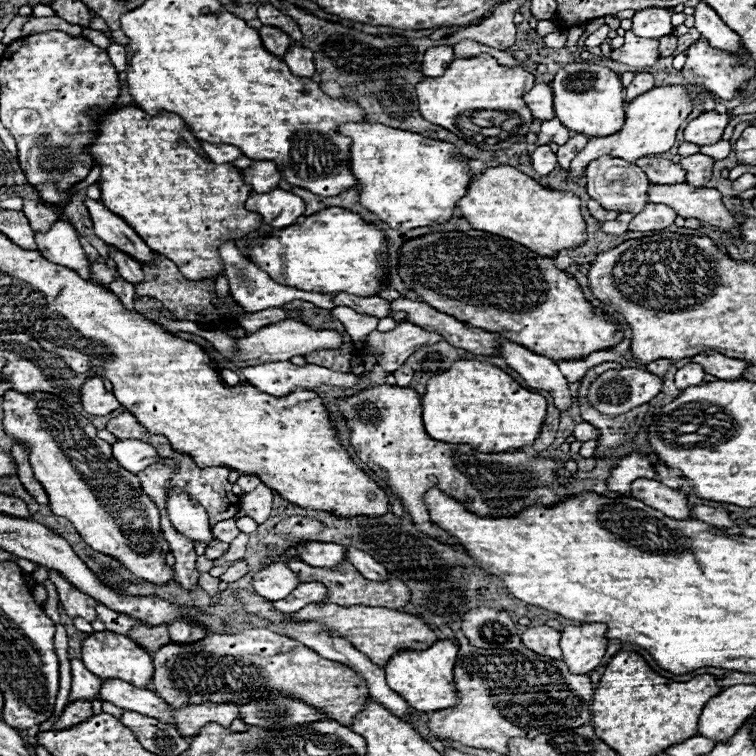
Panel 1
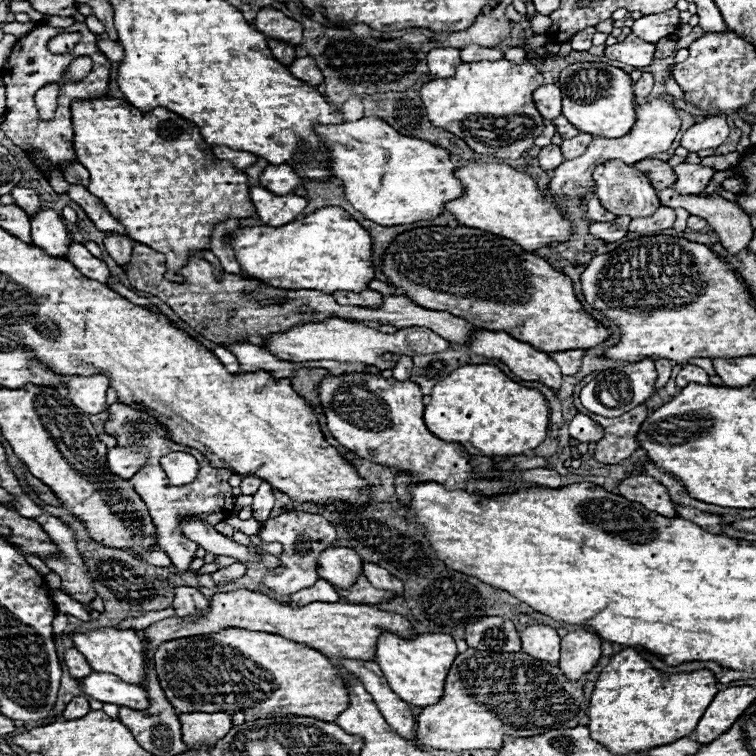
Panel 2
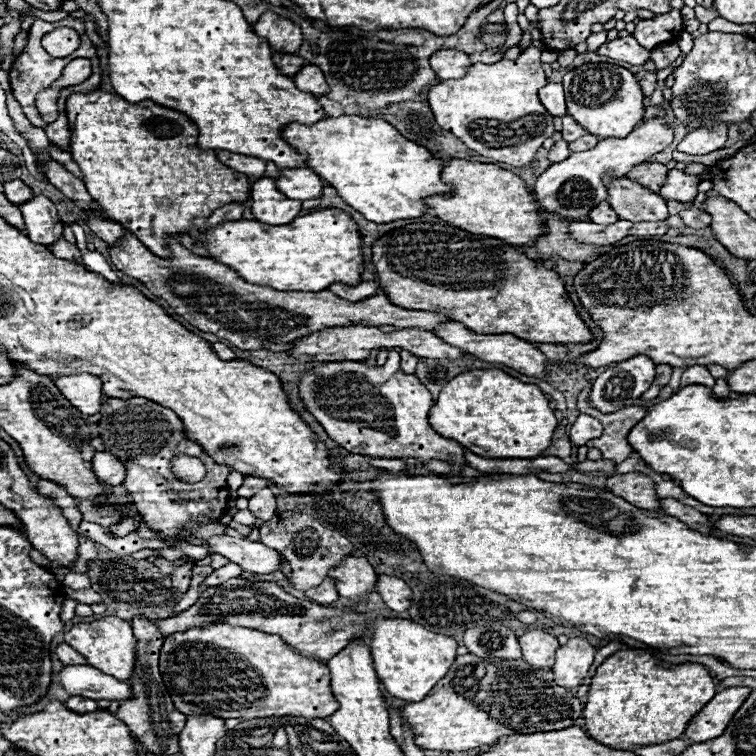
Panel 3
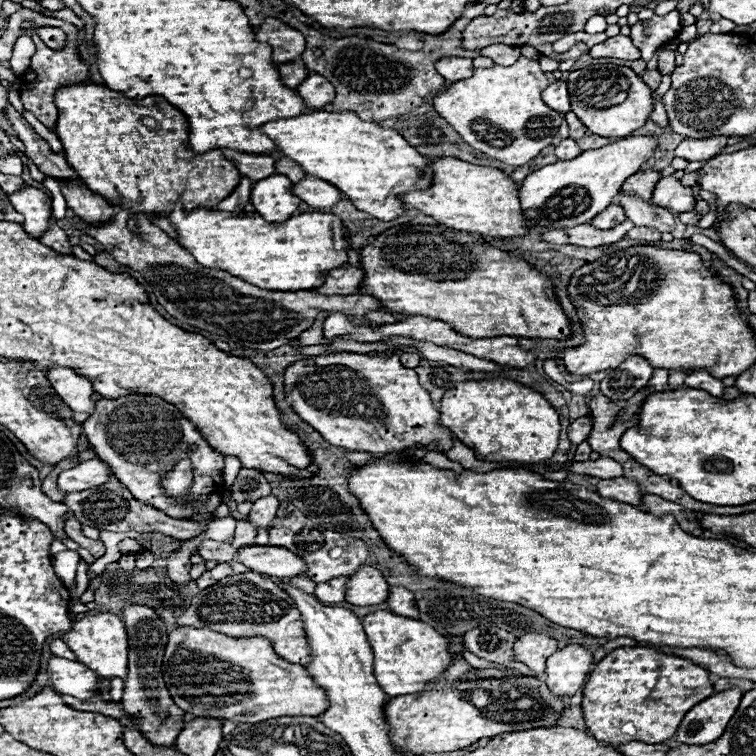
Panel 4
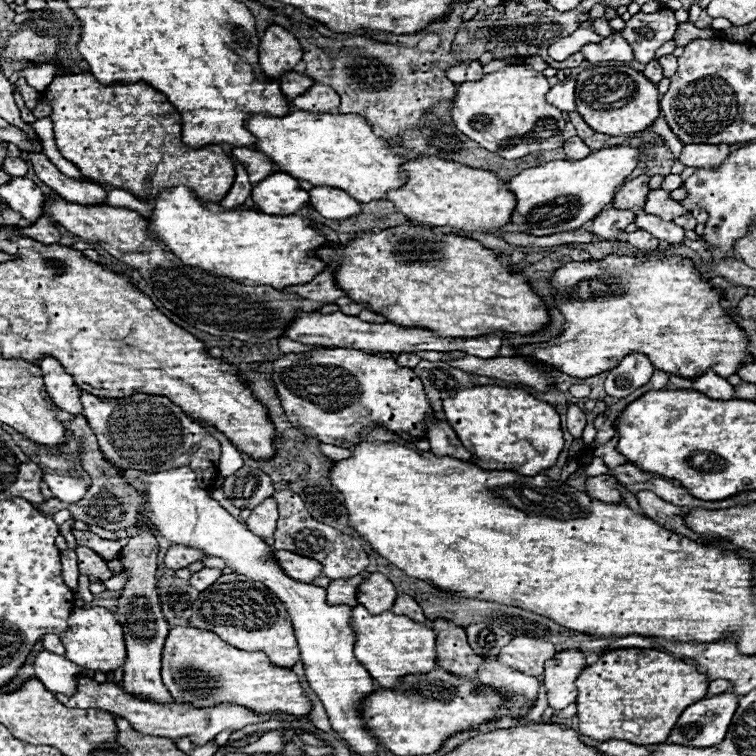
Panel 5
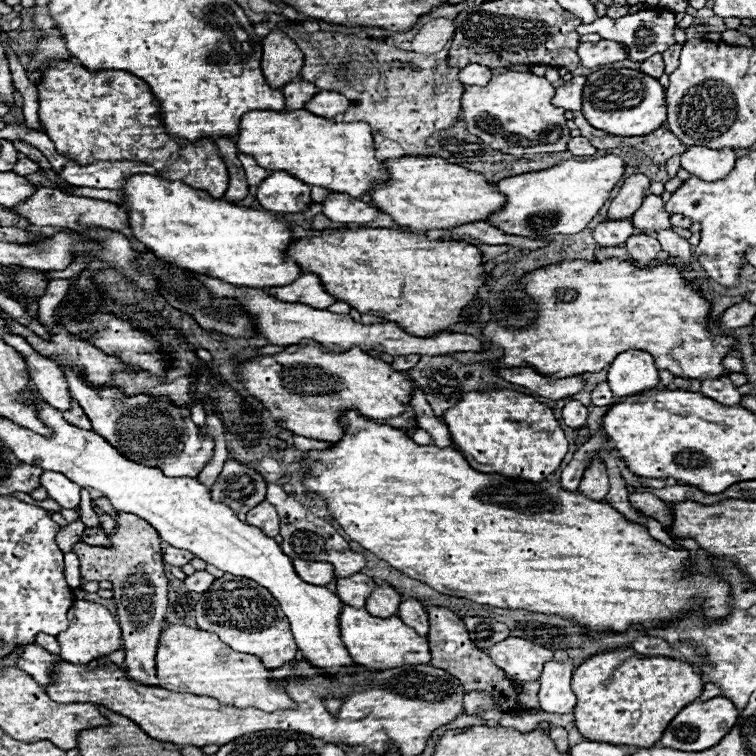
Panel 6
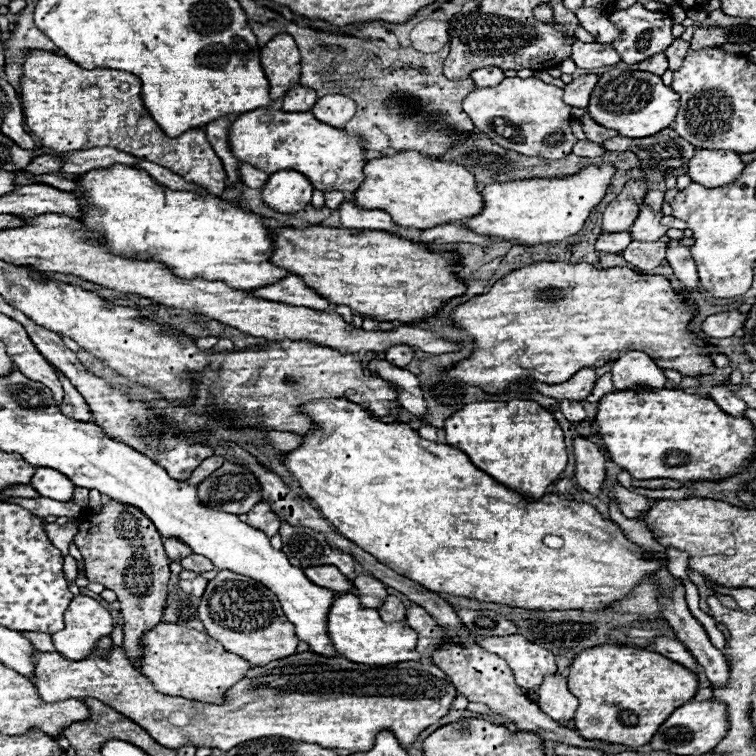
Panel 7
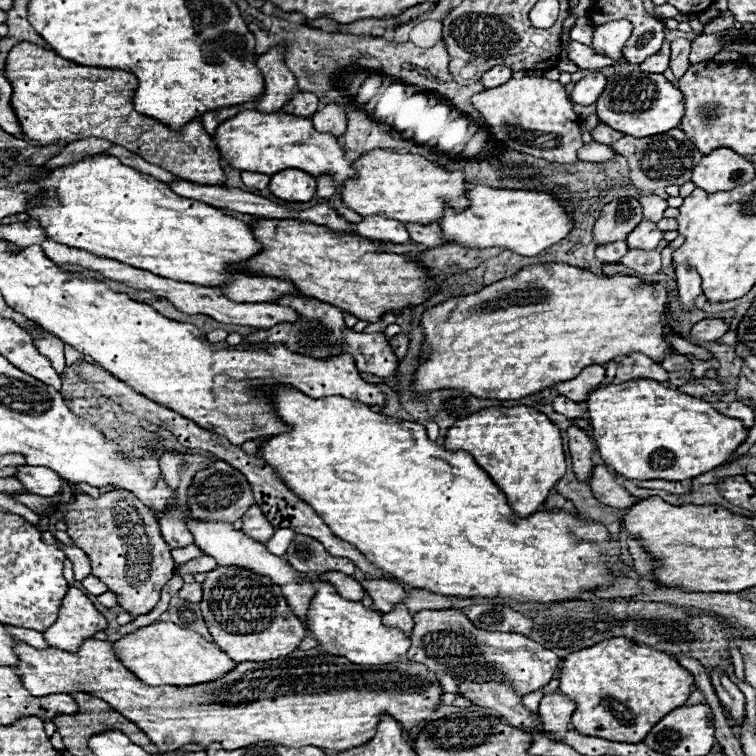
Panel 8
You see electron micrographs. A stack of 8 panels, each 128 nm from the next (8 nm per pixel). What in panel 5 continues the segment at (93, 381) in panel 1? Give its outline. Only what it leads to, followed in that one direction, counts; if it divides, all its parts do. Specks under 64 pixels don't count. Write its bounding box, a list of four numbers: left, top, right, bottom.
[38,358,82,414]

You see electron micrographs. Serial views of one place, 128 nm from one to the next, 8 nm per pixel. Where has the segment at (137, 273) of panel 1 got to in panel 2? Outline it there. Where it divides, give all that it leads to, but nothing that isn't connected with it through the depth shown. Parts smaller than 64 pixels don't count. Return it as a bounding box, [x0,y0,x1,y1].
[104,234,132,266]

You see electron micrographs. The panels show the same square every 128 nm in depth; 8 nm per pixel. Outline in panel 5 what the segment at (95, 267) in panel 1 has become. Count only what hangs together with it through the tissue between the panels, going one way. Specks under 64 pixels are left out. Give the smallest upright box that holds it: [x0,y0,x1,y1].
[16,216,60,244]

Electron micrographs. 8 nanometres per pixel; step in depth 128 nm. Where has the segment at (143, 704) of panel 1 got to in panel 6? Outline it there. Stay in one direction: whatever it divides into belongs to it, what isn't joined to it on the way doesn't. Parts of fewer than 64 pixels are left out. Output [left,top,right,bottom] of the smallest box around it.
[18,644,62,686]

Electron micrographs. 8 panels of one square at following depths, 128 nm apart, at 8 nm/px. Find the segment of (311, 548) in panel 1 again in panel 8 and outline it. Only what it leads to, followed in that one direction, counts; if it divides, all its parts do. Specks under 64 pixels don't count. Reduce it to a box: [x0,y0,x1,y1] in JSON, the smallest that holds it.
[382,604,414,634]

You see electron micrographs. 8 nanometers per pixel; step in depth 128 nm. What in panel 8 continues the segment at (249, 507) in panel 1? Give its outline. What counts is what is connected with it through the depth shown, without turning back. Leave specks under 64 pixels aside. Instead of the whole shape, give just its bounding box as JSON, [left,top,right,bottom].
[242,504,276,542]

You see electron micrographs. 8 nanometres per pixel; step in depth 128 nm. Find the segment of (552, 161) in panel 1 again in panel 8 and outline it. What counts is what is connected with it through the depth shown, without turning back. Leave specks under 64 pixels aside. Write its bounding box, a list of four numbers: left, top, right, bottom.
[578,142,616,162]

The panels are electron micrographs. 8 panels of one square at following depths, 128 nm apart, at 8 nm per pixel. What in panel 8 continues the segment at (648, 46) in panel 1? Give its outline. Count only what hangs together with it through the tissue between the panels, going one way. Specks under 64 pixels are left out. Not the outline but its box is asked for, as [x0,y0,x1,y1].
[568,40,614,70]

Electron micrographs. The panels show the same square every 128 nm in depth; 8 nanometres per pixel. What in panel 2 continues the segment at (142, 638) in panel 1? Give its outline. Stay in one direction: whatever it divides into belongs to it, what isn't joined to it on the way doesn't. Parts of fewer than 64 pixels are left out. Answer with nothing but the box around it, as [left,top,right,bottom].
[140,590,418,660]

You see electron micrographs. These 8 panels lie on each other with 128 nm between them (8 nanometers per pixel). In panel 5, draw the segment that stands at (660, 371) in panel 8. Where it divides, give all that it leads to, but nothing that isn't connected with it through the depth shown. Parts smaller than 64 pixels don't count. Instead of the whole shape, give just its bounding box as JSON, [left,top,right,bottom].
[604,354,654,398]

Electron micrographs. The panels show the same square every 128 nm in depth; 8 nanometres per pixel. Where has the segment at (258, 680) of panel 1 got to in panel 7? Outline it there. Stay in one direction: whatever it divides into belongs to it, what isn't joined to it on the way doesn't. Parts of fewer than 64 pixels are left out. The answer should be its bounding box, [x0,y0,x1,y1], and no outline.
[140,622,254,704]

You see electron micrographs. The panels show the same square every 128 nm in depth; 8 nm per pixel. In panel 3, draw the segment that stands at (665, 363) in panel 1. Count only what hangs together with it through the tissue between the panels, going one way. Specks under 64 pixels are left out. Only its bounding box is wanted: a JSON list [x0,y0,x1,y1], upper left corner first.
[640,364,672,402]

